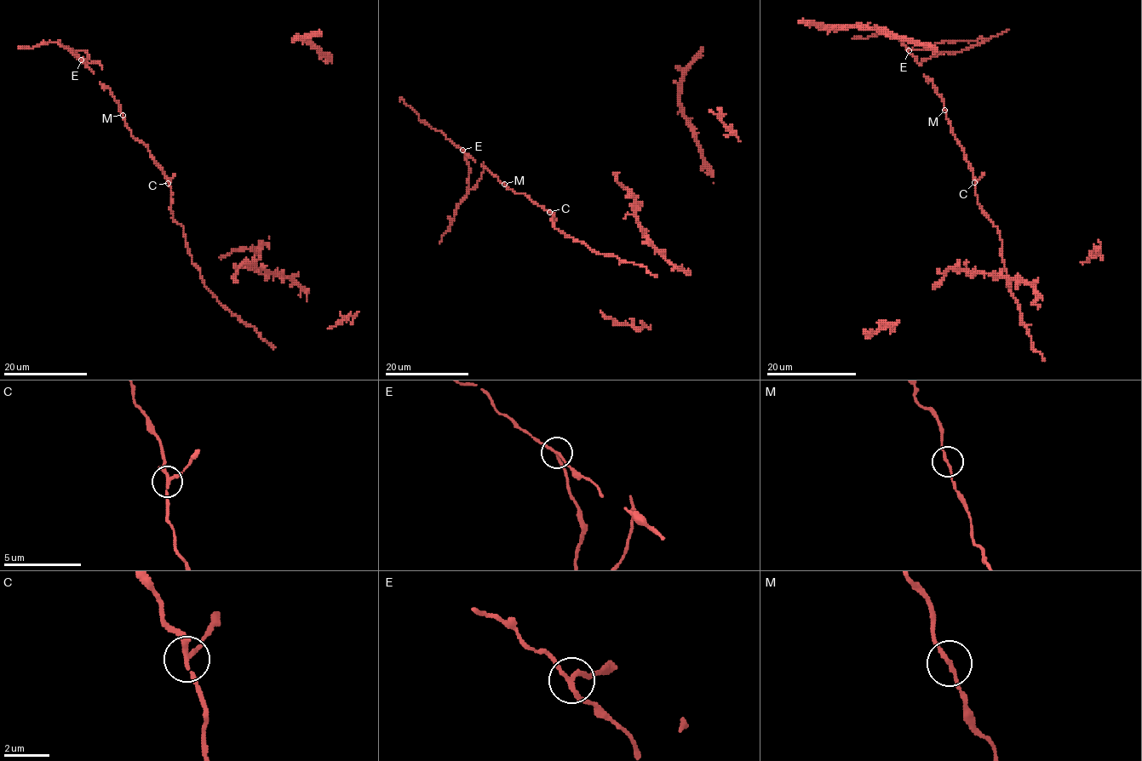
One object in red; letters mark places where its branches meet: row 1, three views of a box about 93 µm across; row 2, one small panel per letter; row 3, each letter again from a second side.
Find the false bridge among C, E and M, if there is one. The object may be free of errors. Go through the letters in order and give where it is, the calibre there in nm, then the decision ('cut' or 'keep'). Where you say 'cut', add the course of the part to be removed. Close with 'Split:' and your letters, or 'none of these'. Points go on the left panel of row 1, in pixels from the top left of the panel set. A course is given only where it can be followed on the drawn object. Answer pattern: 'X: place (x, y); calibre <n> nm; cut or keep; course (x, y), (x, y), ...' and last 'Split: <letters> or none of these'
C: place (168, 183); calibre 190 nm; keep
E: place (81, 60); calibre 160 nm; cut; course (82, 60), (88, 56), (87, 51), (72, 48), (77, 57), (84, 61), (96, 61), (101, 69)
M: place (123, 115); calibre 160 nm; keep
Split: E

